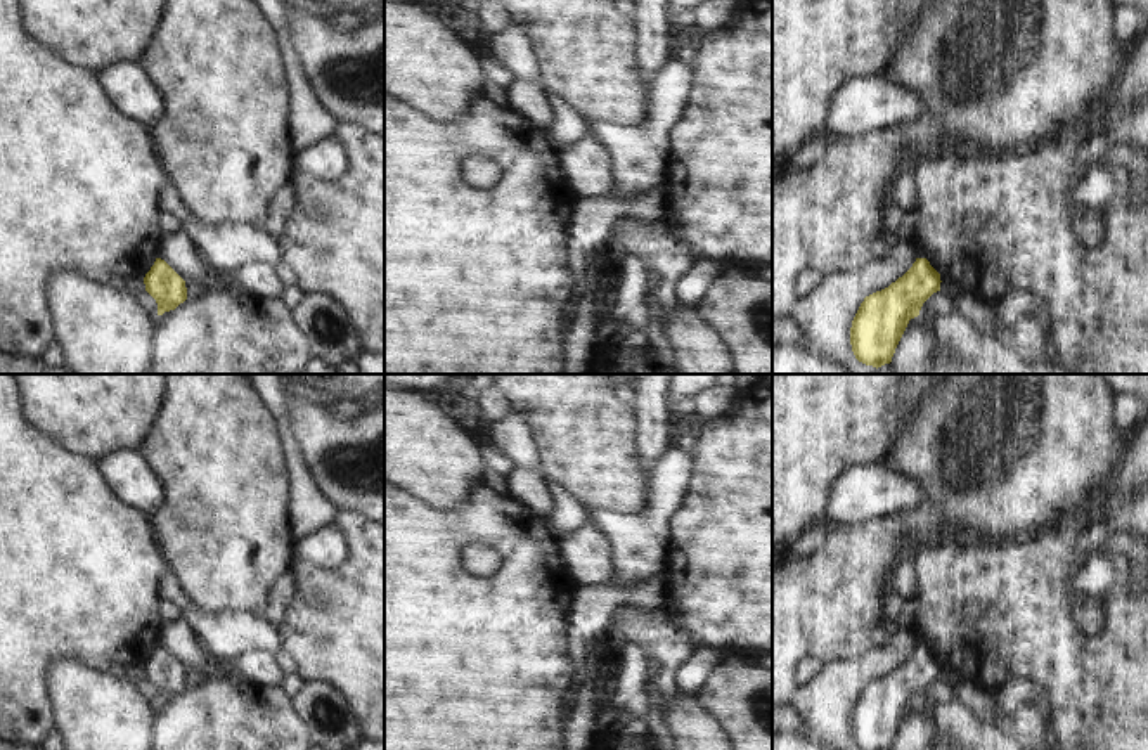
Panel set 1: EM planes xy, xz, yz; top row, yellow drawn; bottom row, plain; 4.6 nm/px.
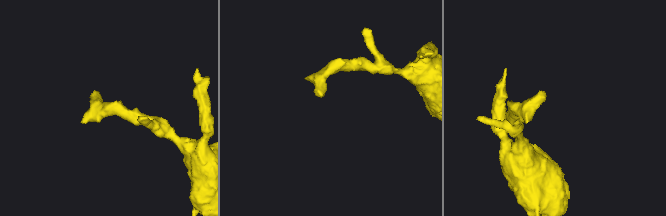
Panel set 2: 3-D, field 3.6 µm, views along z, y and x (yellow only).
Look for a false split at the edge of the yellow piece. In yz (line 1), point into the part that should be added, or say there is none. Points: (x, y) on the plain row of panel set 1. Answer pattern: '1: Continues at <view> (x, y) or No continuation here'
1: No continuation here

